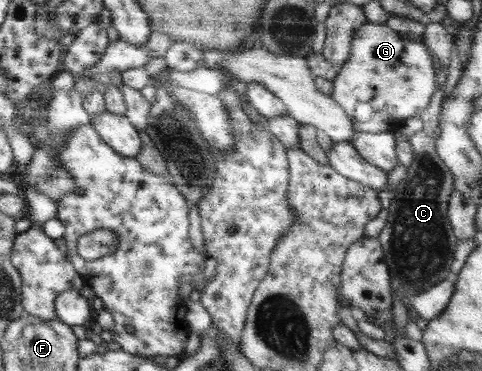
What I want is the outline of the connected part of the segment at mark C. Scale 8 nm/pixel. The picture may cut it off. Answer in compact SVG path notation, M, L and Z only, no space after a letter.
M422 130L407 139L413 148L413 161L407 168L407 177L394 189L387 225L377 236L385 252L393 297L398 295L405 303L451 277L453 253L459 243L448 218L453 176L435 150L434 136Z

